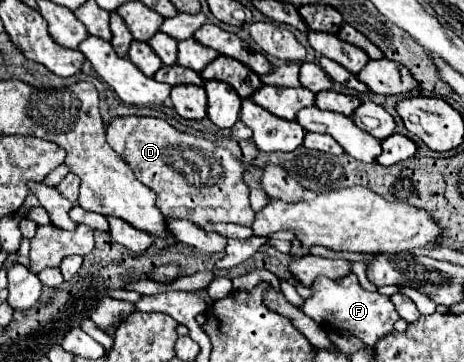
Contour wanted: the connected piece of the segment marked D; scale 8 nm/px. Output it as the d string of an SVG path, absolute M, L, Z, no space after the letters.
M117 117L107 127L107 143L131 165L133 173L157 195L157 209L165 217L189 219L197 225L205 223L239 223L251 225L255 211L249 205L249 189L243 183L243 165L227 149L213 145L211 141L195 135L187 135L171 127L167 121L157 117Z

